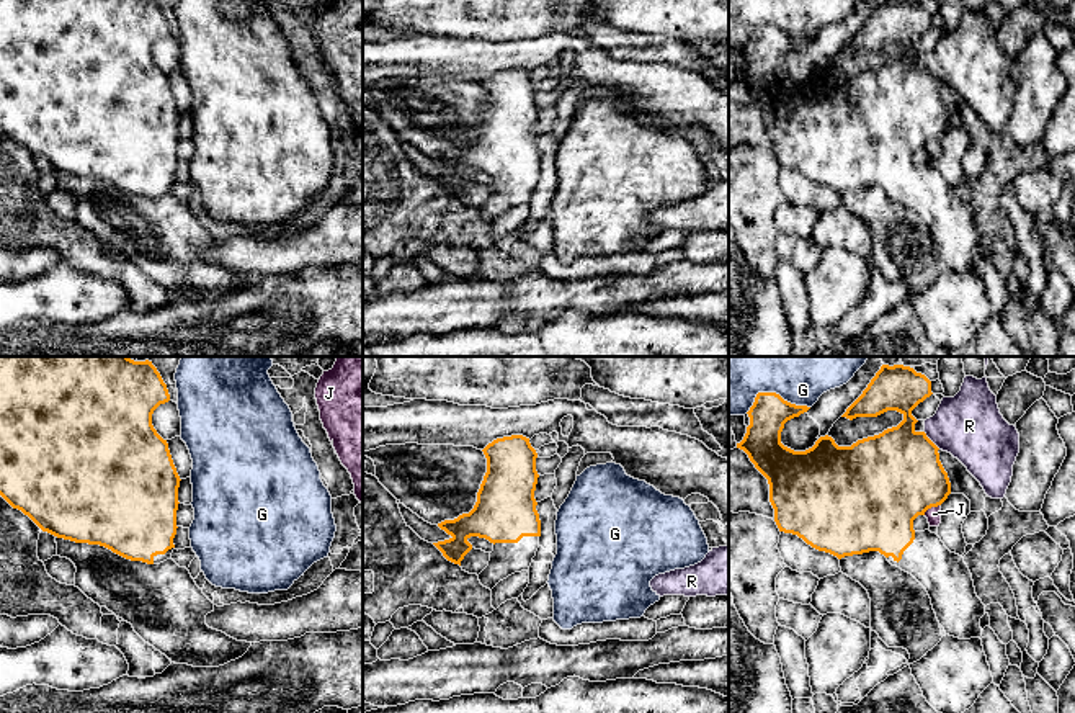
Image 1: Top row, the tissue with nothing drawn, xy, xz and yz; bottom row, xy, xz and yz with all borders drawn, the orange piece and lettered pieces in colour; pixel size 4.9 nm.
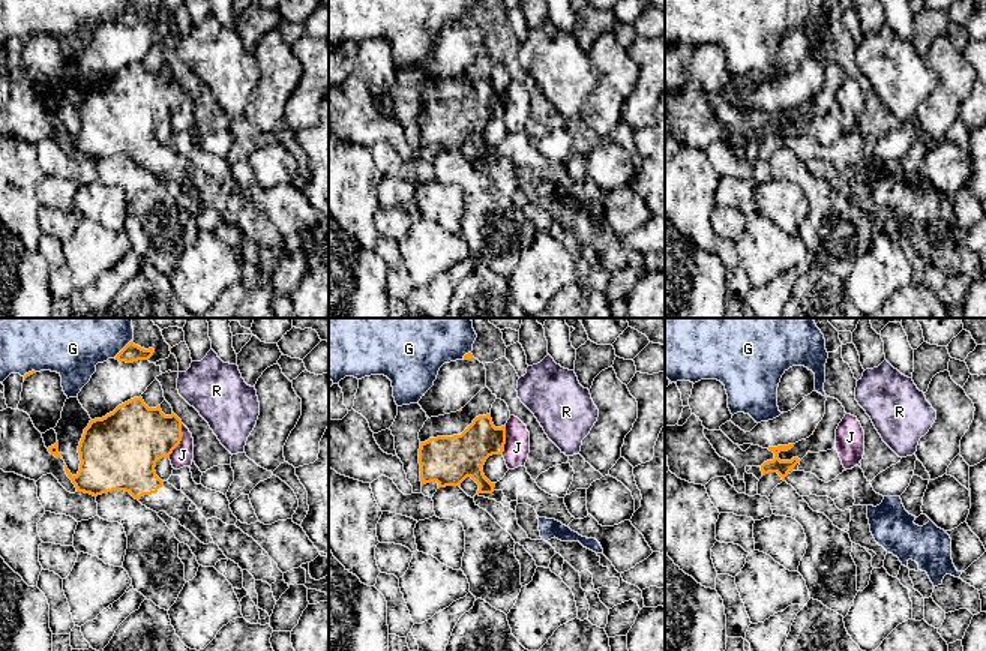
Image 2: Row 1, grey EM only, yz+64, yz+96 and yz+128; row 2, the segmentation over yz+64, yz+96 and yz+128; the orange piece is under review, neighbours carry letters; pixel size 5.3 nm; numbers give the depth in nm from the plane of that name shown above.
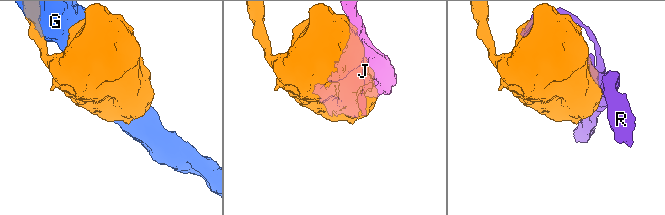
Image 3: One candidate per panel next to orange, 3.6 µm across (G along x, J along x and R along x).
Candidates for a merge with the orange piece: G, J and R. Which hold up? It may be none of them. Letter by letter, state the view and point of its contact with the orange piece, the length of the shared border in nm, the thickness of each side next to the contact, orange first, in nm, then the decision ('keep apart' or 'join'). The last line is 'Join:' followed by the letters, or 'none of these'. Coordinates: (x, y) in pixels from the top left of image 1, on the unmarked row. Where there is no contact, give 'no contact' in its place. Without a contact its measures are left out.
G: yz (773, 26) | 320 nm | 190/240 nm | keep apart
J: yz (932, 139) | 100 nm | 460/70 nm | keep apart
R: yz (930, 74) | 120 nm | 440/320 nm | keep apart
Join: none of these

